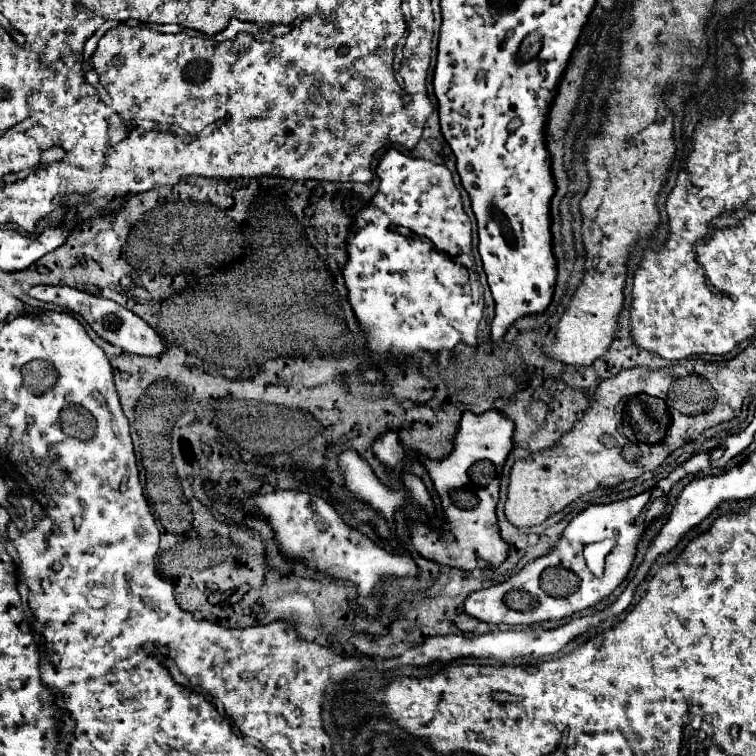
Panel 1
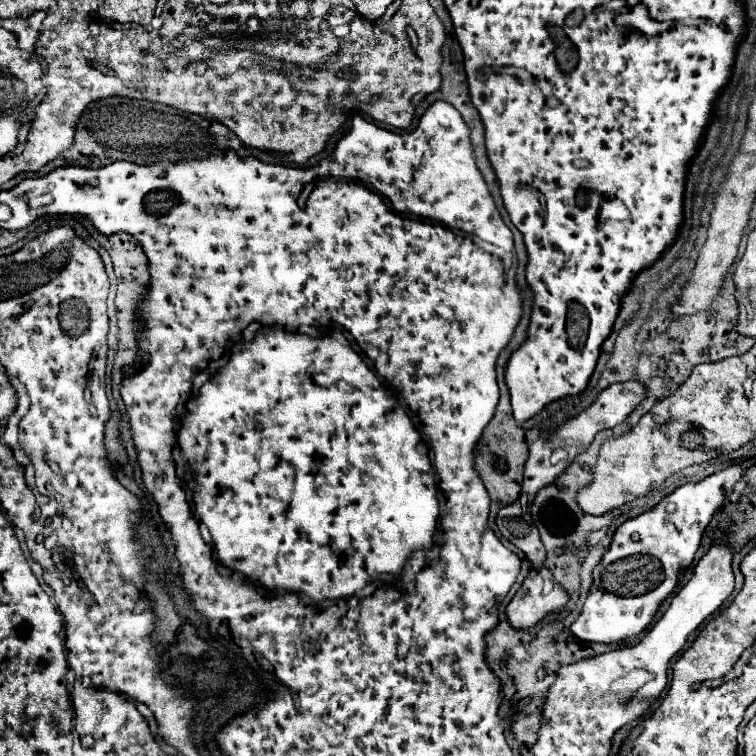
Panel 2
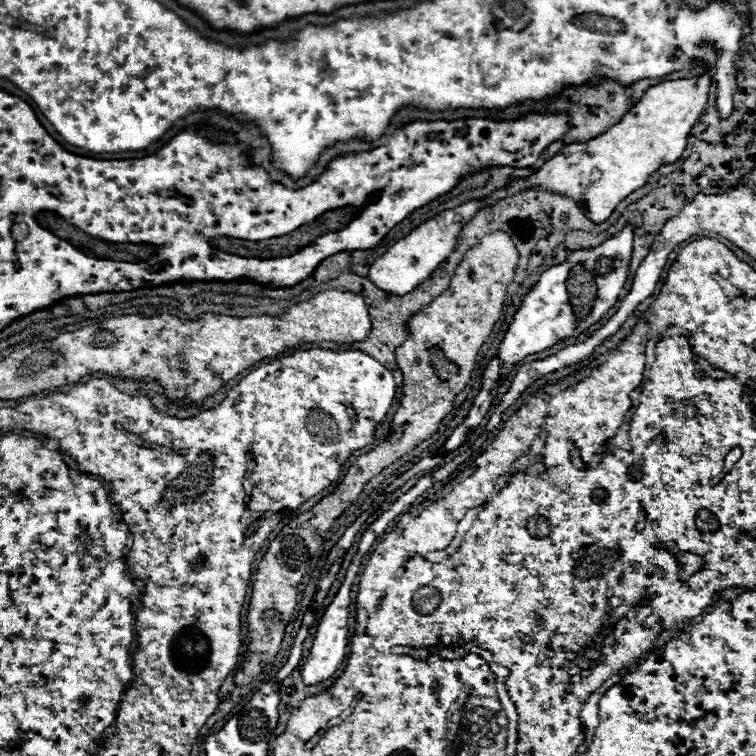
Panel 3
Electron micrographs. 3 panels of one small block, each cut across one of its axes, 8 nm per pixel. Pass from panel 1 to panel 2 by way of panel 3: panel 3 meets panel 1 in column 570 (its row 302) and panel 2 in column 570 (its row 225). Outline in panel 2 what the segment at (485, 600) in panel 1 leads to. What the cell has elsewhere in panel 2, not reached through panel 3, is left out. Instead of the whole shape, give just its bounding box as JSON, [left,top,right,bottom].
[570,462,750,644]

